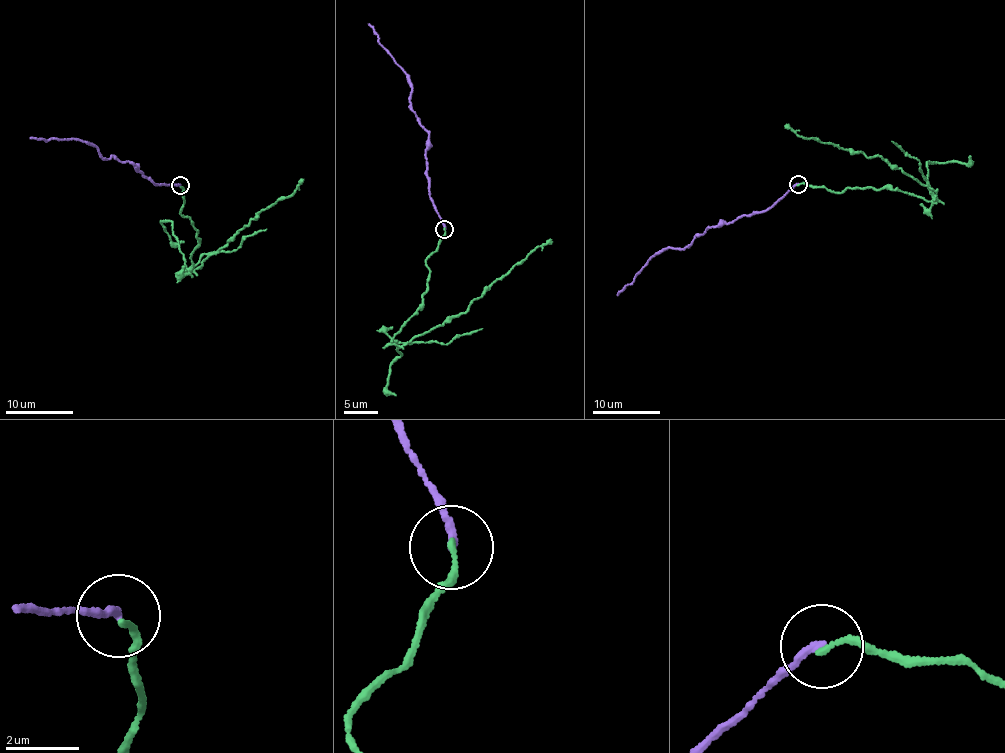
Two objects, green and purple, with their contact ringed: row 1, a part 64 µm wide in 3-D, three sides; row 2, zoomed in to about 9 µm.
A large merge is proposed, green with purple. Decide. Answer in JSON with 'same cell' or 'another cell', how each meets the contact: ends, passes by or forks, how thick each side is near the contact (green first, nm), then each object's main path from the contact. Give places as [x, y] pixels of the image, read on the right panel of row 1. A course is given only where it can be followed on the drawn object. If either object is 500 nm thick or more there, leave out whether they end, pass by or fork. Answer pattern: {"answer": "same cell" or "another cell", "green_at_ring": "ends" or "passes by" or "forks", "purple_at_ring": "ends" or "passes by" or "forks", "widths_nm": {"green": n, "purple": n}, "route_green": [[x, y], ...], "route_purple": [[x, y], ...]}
{"answer": "another cell", "green_at_ring": "ends", "purple_at_ring": "ends", "widths_nm": {"green": 150, "purple": 200}, "route_green": [[797, 184], [838, 193], [856, 187], [883, 188], [929, 201], [932, 195], [927, 184], [882, 157], [785, 126]], "route_purple": [[797, 184], [761, 212], [707, 228], [685, 248], [671, 248], [655, 253], [618, 295]]}

